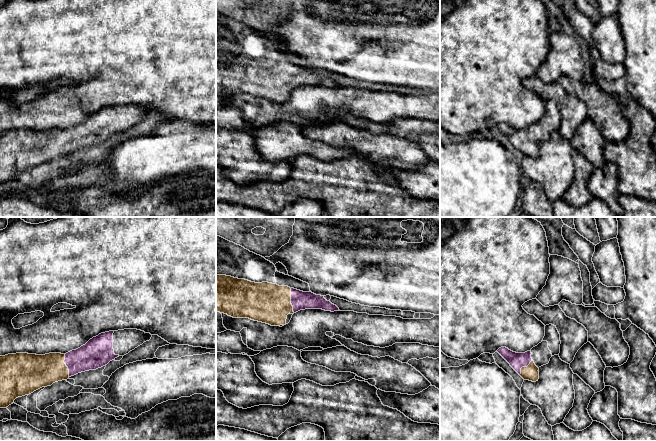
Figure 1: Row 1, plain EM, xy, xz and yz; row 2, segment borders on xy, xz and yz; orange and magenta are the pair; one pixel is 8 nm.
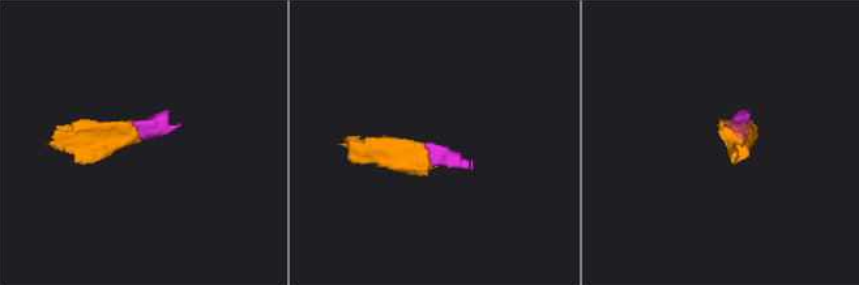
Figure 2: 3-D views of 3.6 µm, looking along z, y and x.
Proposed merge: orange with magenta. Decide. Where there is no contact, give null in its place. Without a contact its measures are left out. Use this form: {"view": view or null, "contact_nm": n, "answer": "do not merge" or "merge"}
{"view": "xz", "contact_nm": 200, "answer": "merge"}

